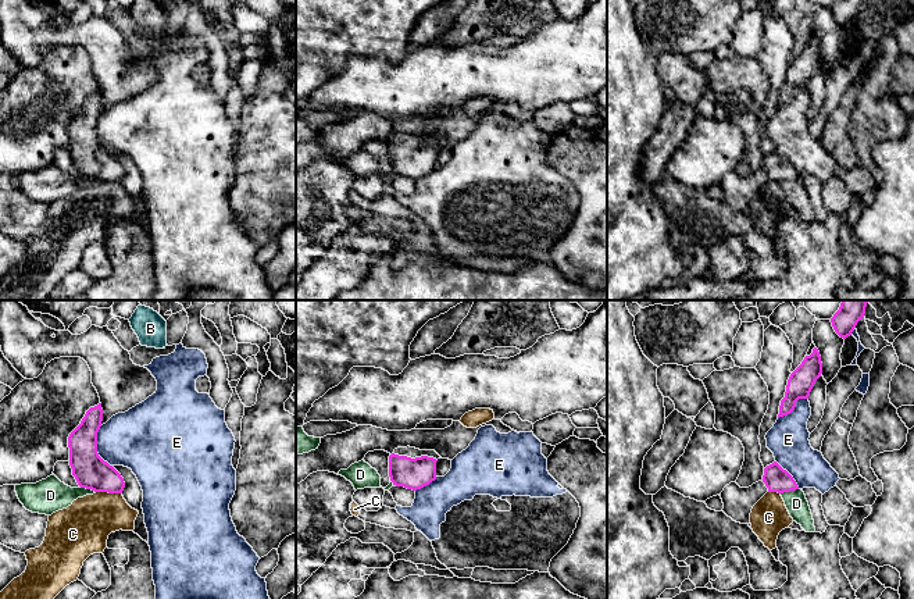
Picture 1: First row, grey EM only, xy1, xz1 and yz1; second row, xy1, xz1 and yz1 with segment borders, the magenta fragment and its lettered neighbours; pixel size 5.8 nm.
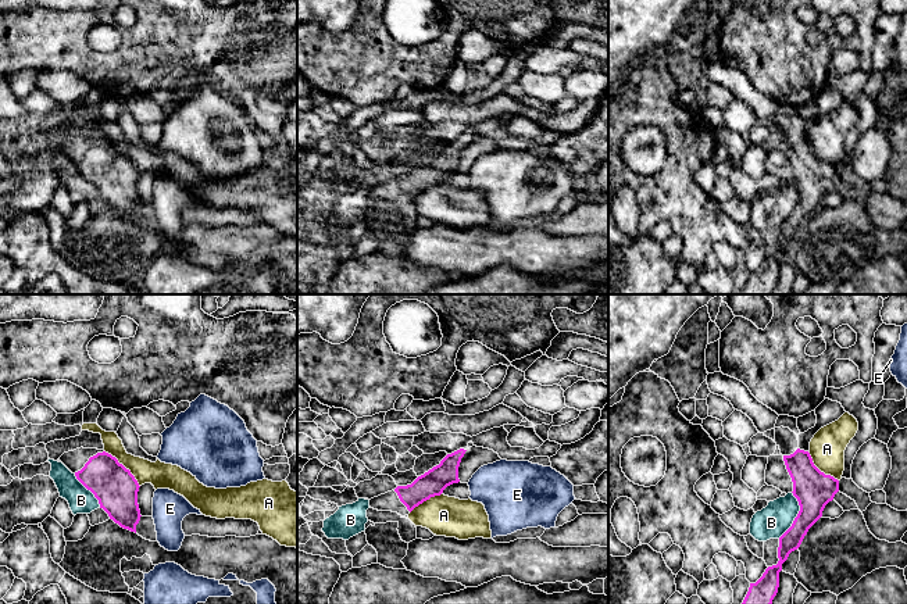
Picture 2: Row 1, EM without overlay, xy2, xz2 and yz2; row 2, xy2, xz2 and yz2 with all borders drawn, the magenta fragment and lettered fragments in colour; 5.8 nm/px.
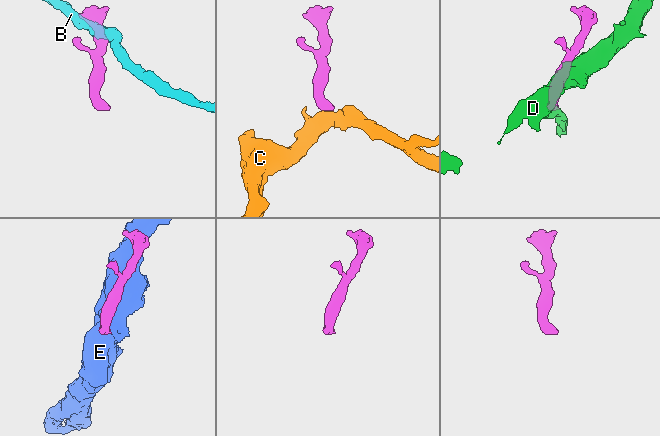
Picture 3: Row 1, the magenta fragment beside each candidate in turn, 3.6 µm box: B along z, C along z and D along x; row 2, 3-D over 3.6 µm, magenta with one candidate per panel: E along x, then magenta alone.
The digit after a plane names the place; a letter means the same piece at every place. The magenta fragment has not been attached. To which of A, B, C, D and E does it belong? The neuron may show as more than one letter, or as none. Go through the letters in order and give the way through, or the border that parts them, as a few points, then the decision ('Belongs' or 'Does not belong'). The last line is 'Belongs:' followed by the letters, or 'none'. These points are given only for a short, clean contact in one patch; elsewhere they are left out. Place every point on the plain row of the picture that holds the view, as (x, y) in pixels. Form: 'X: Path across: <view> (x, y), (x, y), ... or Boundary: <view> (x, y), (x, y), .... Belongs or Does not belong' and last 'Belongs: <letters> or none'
A: Boundary: xy2 (104, 139), (129, 160), (139, 175). Does not belong
B: Does not belong
C: Does not belong
D: Boundary: yz1 (798, 177), (781, 182). Does not belong
E: Does not belong
Belongs: none

